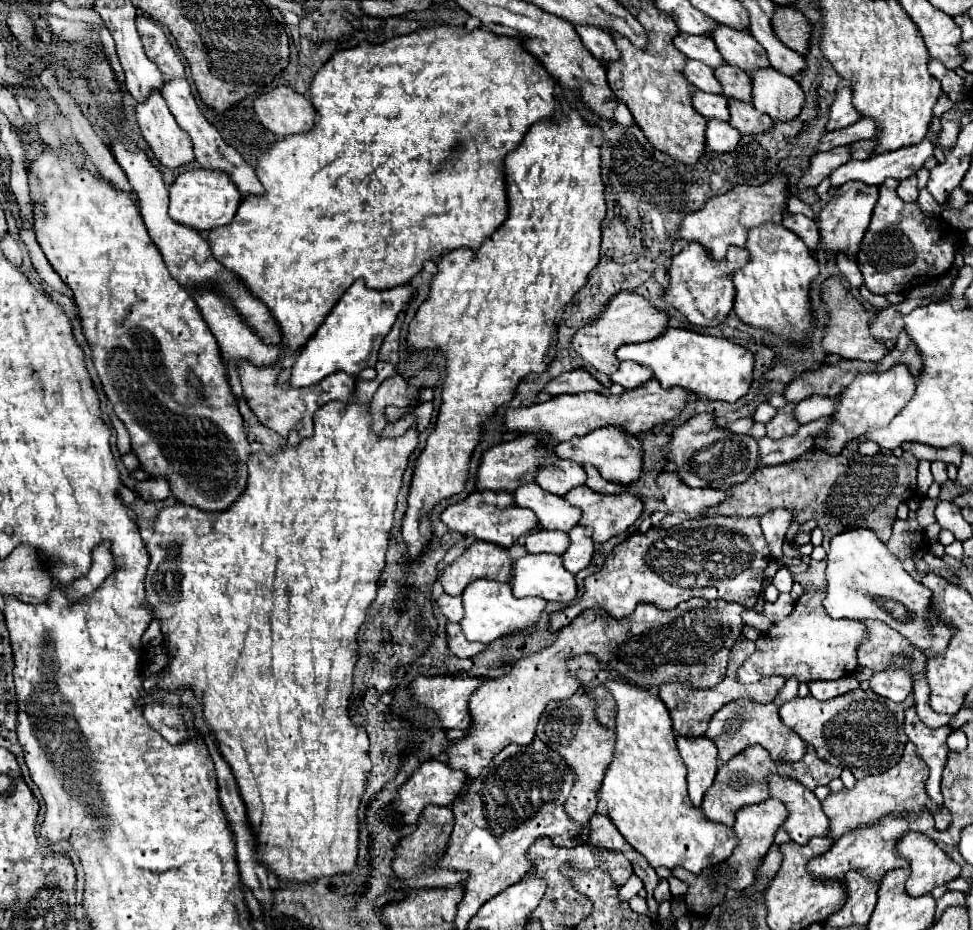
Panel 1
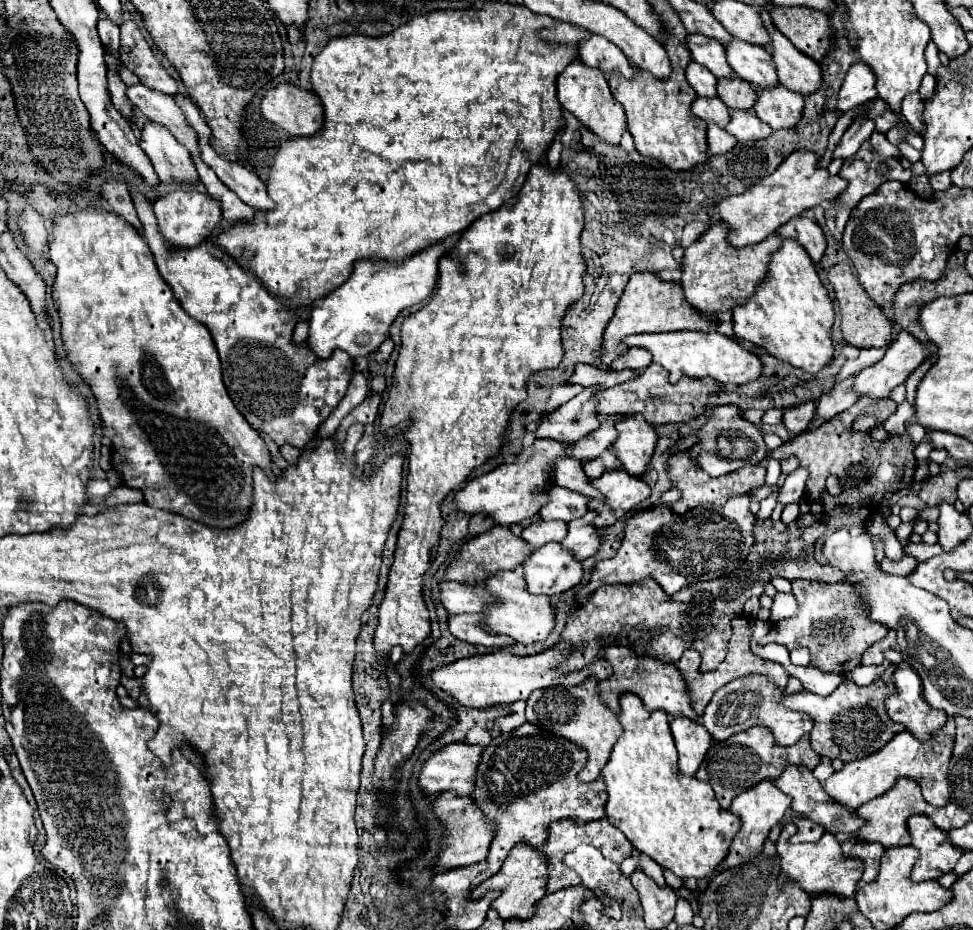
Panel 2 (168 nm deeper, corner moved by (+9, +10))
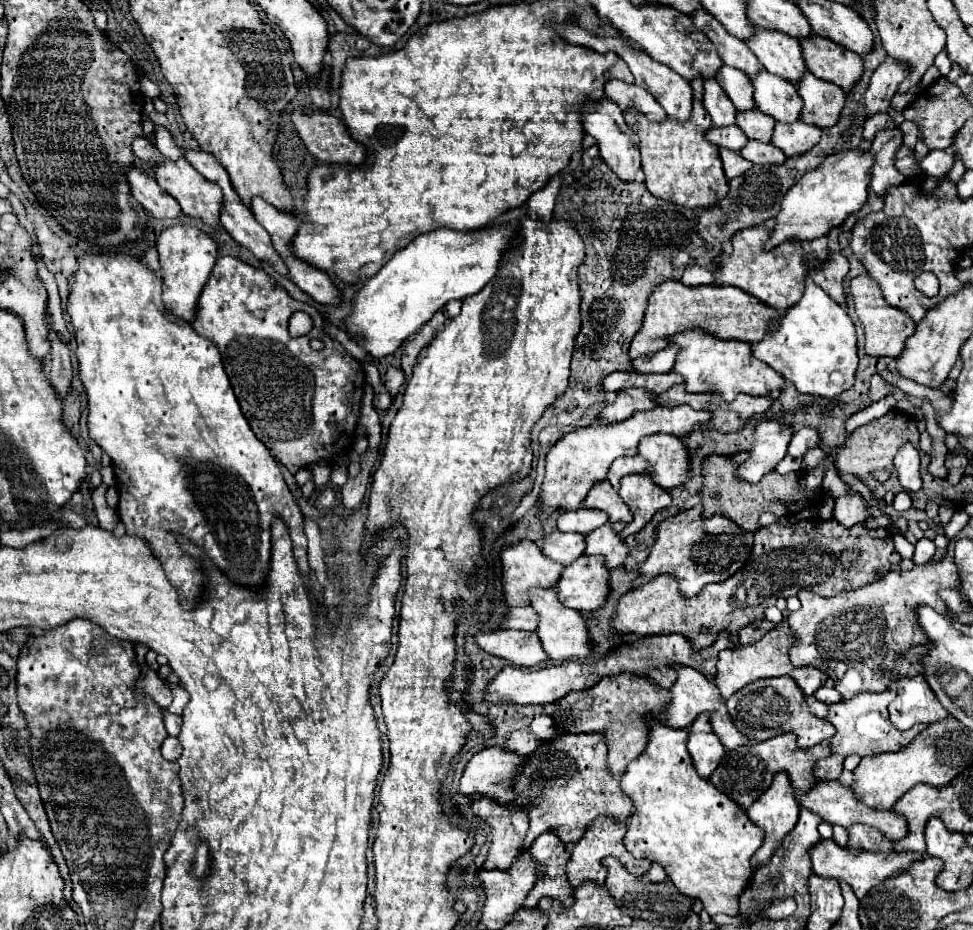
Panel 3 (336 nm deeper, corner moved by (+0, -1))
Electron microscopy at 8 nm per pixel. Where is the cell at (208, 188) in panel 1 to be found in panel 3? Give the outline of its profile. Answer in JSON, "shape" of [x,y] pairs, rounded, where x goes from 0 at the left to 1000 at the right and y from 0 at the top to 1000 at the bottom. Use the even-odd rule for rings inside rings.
{"shape":[[[182,241],[174,243],[161,256],[161,271],[165,282],[165,299],[168,299],[168,325],[170,329],[184,342],[198,346],[200,325],[217,295],[217,288],[223,280],[223,260],[207,249],[202,243]]]}

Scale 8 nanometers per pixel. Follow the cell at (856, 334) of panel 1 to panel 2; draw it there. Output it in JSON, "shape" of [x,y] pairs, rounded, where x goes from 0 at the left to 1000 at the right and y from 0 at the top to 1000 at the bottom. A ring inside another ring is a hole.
{"shape":[[[863,283],[859,287],[855,287],[851,291],[851,300],[859,313],[859,319],[861,319],[861,326],[863,326],[863,337],[865,337],[865,358],[867,358],[867,365],[878,371],[878,373],[884,373],[884,375],[890,375],[890,373],[909,373],[913,371],[919,360],[917,360],[917,354],[919,354],[919,345],[894,322],[894,317],[888,313],[888,309],[882,304],[882,300],[878,298],[874,285],[869,283]]]}

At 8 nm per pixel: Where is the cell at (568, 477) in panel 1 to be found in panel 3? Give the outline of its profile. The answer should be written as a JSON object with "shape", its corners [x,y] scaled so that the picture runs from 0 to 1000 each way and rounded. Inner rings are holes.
{"shape":[[[618,516],[618,518],[609,520],[609,525],[605,527],[605,531],[601,535],[601,544],[624,551],[628,561],[649,561],[651,559],[649,548],[638,538],[634,527],[628,525],[628,520],[624,516]]]}

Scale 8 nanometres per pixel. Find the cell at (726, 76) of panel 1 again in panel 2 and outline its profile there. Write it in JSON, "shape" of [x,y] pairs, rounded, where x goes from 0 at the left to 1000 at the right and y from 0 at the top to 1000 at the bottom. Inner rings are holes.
{"shape":[[[752,83],[752,87],[740,87],[738,104],[750,117],[758,117],[758,119],[771,119],[779,106],[777,96],[773,91],[767,91],[767,87],[758,87],[758,83]]]}

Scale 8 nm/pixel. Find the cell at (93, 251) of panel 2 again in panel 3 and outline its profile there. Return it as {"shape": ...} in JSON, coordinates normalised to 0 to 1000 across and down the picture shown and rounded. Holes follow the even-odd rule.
{"shape":[[[120,271],[120,273],[85,273],[79,277],[79,292],[75,295],[75,303],[73,303],[73,312],[71,312],[71,325],[69,325],[69,335],[73,340],[73,348],[77,353],[77,366],[79,366],[79,387],[81,387],[81,406],[87,415],[89,422],[89,439],[91,439],[91,449],[89,449],[89,458],[91,458],[91,469],[114,490],[116,495],[116,503],[118,503],[118,512],[120,512],[120,525],[122,525],[122,557],[128,561],[131,566],[131,574],[139,574],[145,576],[149,581],[153,581],[159,598],[165,600],[168,611],[172,615],[172,622],[178,626],[178,630],[184,632],[186,645],[190,654],[196,654],[198,647],[205,643],[207,634],[209,634],[209,613],[207,606],[202,606],[202,602],[190,594],[184,591],[184,587],[180,585],[178,576],[174,576],[174,572],[184,572],[190,574],[194,581],[198,581],[202,587],[211,589],[211,594],[215,596],[215,600],[239,624],[246,624],[248,628],[270,628],[274,615],[276,615],[276,591],[279,591],[279,553],[287,551],[287,555],[291,555],[299,581],[301,581],[301,589],[303,589],[303,600],[309,609],[309,617],[316,619],[318,606],[316,606],[316,578],[311,572],[311,553],[303,542],[301,531],[297,529],[291,510],[283,497],[283,492],[279,490],[279,486],[272,482],[272,477],[268,477],[268,473],[264,473],[264,469],[258,465],[244,430],[239,424],[239,417],[235,413],[235,406],[229,398],[229,389],[225,383],[225,376],[221,374],[221,370],[217,370],[217,366],[205,361],[196,348],[192,344],[184,344],[182,340],[178,340],[168,323],[165,323],[165,308],[168,301],[153,288],[149,286],[143,277]]]}

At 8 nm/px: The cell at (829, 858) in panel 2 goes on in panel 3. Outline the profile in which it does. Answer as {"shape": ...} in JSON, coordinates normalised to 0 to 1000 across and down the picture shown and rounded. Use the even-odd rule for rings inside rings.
{"shape":[[[842,903],[842,908],[838,908],[836,912],[831,912],[831,920],[834,920],[834,935],[836,935],[836,940],[840,940],[844,944],[858,944],[858,946],[871,948],[877,955],[877,959],[879,959],[879,963],[883,968],[897,953],[901,953],[903,948],[908,948],[916,940],[932,933],[936,927],[940,927],[940,925],[947,923],[947,918],[936,918],[936,916],[930,916],[930,918],[918,916],[914,920],[910,920],[910,918],[897,918],[897,916],[877,916],[877,914],[860,910],[856,903]]]}

